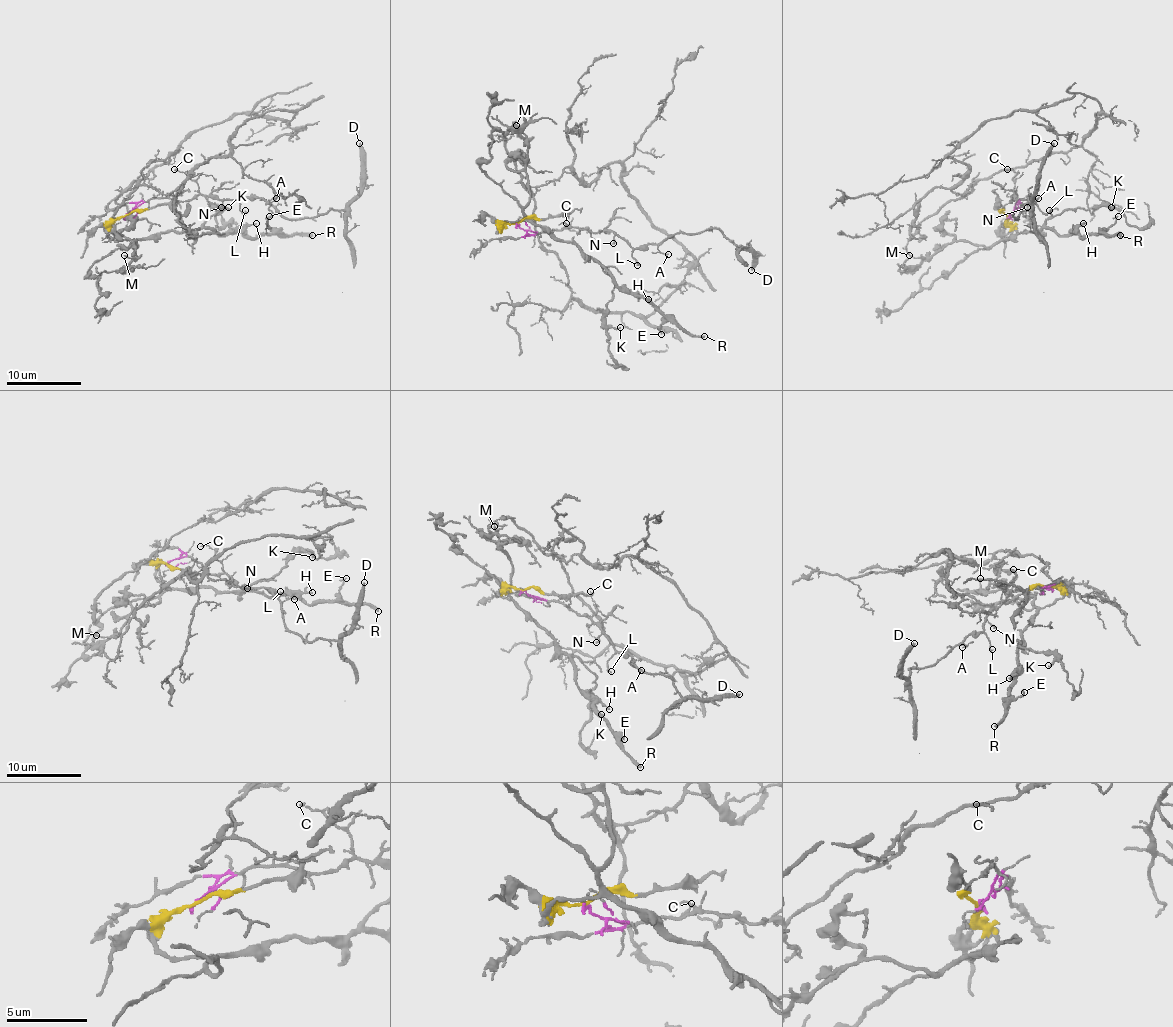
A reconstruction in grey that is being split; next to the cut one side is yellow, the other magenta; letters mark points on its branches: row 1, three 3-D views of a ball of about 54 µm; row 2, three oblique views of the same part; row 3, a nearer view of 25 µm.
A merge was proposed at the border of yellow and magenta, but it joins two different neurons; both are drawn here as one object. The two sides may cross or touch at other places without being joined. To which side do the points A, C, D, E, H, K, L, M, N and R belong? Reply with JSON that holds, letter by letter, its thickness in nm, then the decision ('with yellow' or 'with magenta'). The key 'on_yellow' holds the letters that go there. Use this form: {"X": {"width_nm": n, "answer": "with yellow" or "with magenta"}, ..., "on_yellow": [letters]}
{"A": {"width_nm": 130, "answer": "with magenta"}, "C": {"width_nm": 120, "answer": "with magenta"}, "D": {"width_nm": 280, "answer": "with magenta"}, "E": {"width_nm": 160, "answer": "with yellow"}, "H": {"width_nm": 150, "answer": "with yellow"}, "K": {"width_nm": 180, "answer": "with yellow"}, "L": {"width_nm": 160, "answer": "with magenta"}, "M": {"width_nm": 140, "answer": "with yellow"}, "N": {"width_nm": 150, "answer": "with magenta"}, "R": {"width_nm": 280, "answer": "with yellow"}, "on_yellow": ["E", "H", "K", "M", "R"]}

